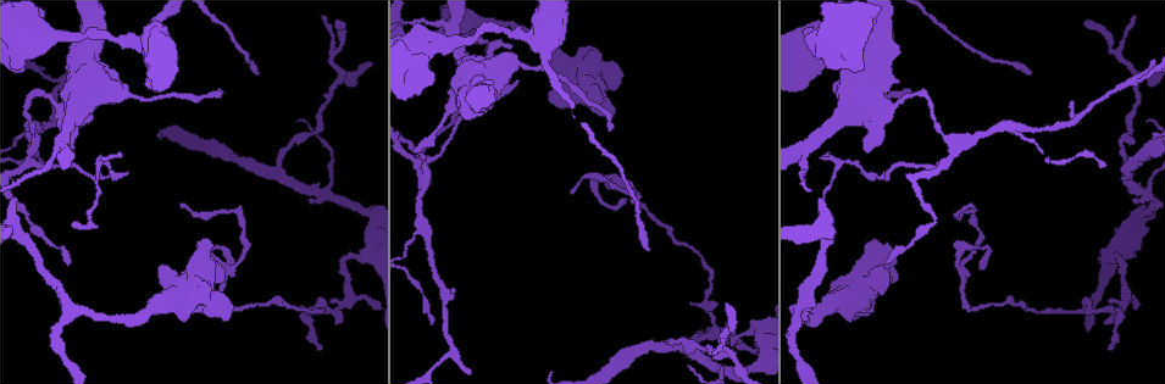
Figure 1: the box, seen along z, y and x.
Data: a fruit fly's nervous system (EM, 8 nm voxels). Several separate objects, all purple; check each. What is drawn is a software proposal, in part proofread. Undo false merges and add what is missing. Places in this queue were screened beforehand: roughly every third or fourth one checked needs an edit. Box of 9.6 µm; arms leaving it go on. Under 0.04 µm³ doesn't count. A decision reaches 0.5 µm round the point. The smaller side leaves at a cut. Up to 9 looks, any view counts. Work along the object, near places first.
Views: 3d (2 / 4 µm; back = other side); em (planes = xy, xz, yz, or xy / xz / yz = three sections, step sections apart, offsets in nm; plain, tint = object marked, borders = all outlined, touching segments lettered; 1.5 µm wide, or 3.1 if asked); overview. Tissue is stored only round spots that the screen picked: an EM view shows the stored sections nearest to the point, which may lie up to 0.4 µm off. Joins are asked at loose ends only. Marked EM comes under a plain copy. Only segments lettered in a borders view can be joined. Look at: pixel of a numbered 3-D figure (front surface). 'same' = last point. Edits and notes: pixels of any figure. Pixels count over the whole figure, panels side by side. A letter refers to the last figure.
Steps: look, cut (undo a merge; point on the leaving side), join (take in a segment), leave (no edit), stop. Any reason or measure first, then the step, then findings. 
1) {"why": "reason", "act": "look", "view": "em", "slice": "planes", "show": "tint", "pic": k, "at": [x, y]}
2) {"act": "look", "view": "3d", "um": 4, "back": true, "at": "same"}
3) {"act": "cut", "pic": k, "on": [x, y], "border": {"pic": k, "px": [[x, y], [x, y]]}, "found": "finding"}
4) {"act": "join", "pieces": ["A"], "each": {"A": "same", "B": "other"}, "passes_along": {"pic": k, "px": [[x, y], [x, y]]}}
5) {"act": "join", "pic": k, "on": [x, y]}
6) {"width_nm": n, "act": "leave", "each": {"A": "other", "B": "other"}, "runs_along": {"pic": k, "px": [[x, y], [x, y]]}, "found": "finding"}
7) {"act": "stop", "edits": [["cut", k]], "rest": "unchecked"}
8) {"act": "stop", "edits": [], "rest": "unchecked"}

{"why": "thick turns thin", "act": "look", "view": "em", "slice": "planes", "show": "borders", "pic": 1, "at": [592, 93]}

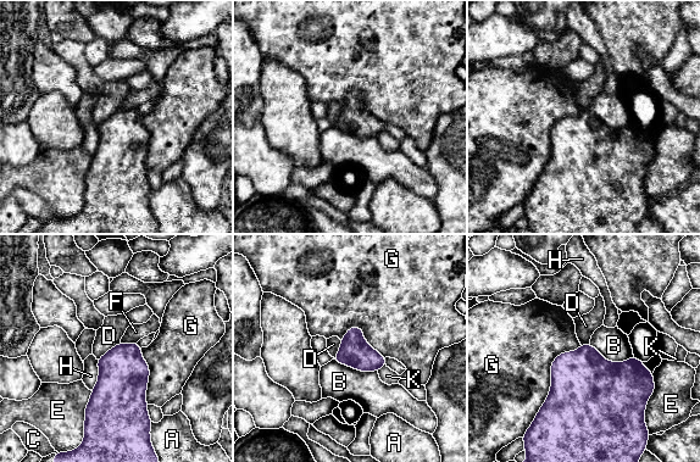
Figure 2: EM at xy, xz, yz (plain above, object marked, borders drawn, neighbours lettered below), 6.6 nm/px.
{"width_nm": 400, "act": "leave", "each": {"A": "other", "B": "other", "C": "other", "D": "other", "E": "other", "F": "other", "G": "other", "H": "other", "K": "other"}, "border": {"pic": 2, "px": [[98, 360], [98, 382], [92, 391]]}, "found": "all the same neuron"}

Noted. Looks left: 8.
{"why": "sharp bend", "act": "look", "view": "em", "slice": "planes", "show": "borders", "pic": 1, "at": [501, 97]}

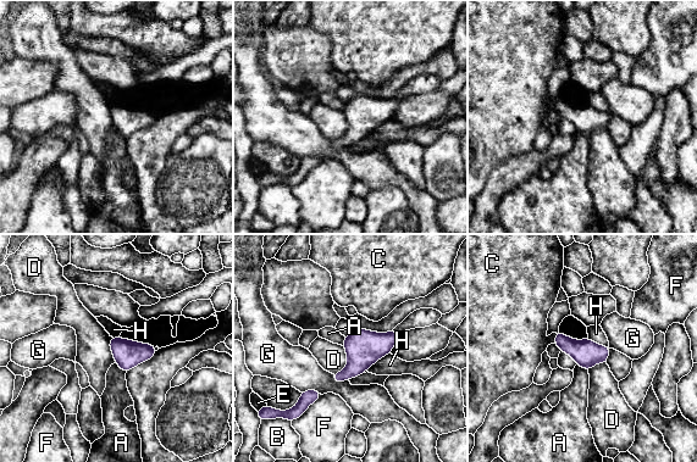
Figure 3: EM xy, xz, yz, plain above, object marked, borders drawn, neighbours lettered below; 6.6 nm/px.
{"act": "leave", "each": {"A": "other", "B": "other", "C": "other", "D": "other", "E": "other", "F": "other", "G": "other", "H": "other"}, "border": {"pic": 3, "px": [[302, 393], [319, 390], [322, 394]]}, "found": "all the same neuron"}

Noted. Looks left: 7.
{"why": "thin neck", "act": "look", "view": "em", "slice": "planes", "show": "borders", "pic": 1, "at": [669, 344]}

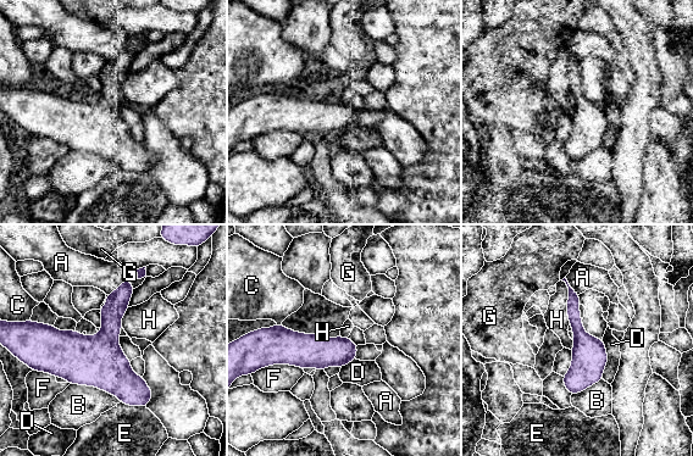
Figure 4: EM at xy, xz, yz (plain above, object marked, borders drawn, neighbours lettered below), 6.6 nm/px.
{"longest_contact_nm": ["B", 360], "act": "leave", "each": {"A": "other", "B": "other", "C": "other", "D": "other", "E": "other", "F": "other", "G": "other", "H": "other"}, "found": "all the same neuron"}

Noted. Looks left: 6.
{"why": "thick turns thin", "act": "look", "view": "3d", "um": 4, "pic": 1, "at": [537, 39]}

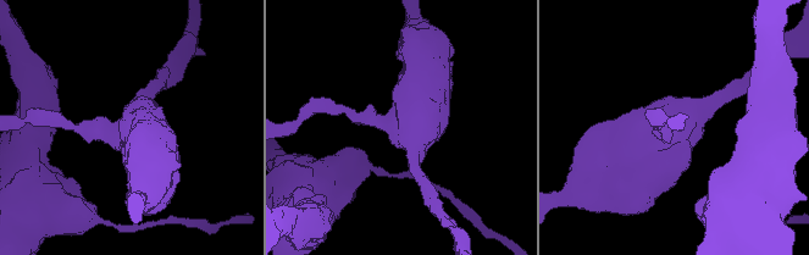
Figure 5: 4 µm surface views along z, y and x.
{"act": "look", "view": "em", "slice": "xy", "step": 8, "show": "tint", "pic": 5, "at": [398, 125]}

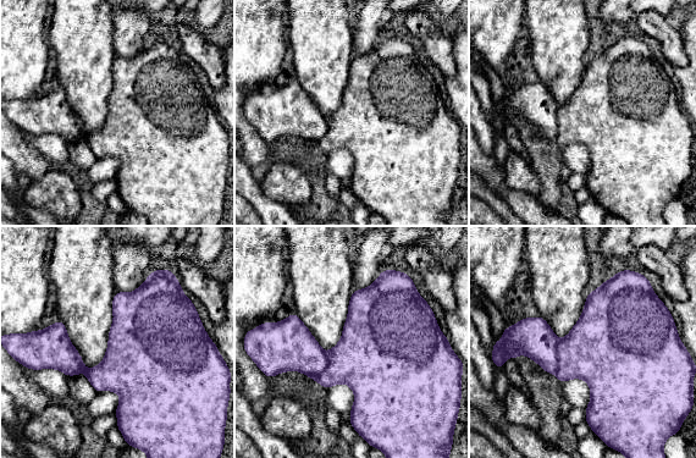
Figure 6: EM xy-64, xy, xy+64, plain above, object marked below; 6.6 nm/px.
{"why": "cut it another way", "act": "look", "view": "em", "slice": "planes", "show": "borders", "at": "same"}

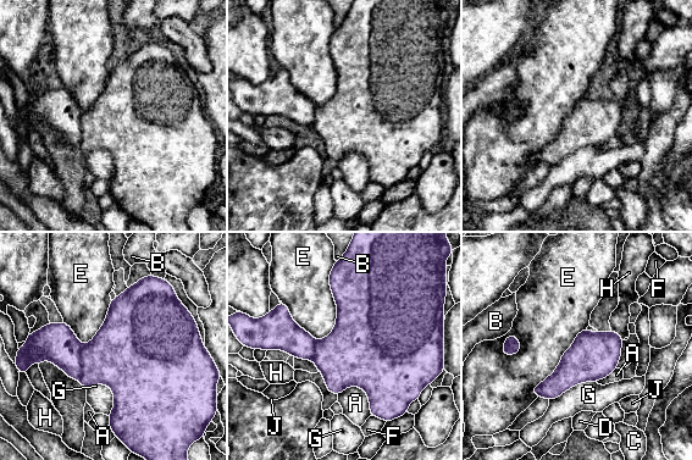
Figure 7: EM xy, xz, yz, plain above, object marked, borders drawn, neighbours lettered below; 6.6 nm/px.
{"act": "cut", "pic": 7, "on": [117, 355], "each": {"A": "other", "B": "other", "C": "other", "D": "other", "E": "other", "F": "other", "G": "other", "H": "other", "J": "other"}, "found": "a second neuron is stuck on"}

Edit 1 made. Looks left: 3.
{"act": "stop", "edits": [["cut", 7]], "rest": "unchecked"}

